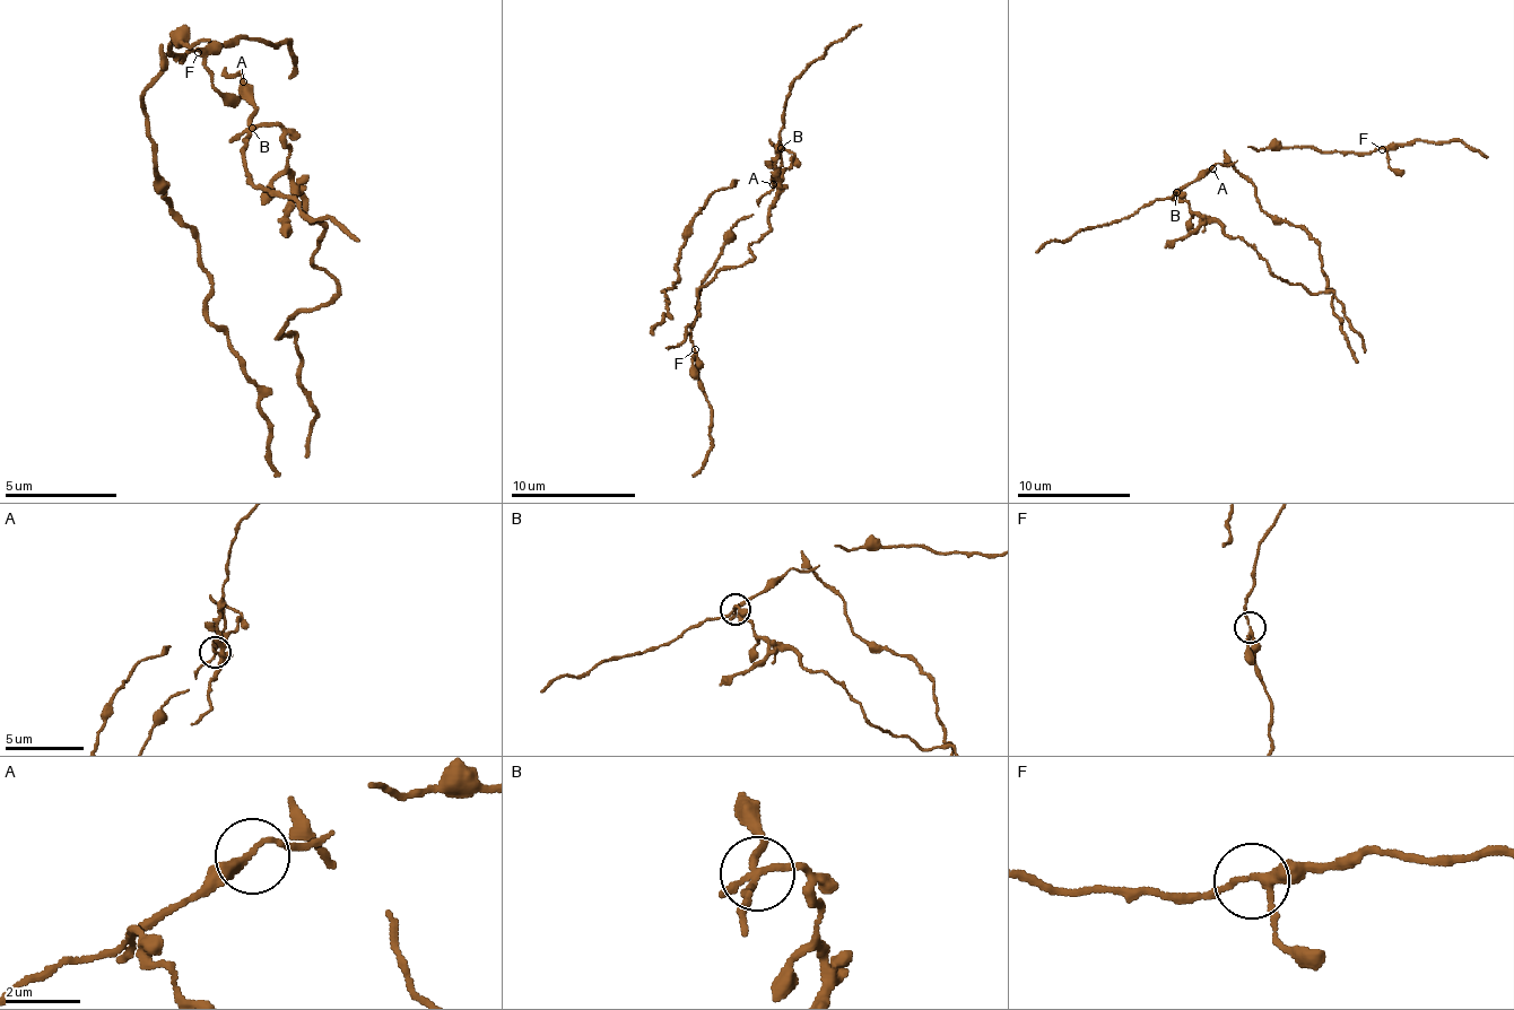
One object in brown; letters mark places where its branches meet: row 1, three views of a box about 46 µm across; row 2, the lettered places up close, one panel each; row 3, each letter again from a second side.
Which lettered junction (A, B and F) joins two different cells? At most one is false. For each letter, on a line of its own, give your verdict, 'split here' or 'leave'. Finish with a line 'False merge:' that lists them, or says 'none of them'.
A: leave
B: split here
F: leave
False merge: B

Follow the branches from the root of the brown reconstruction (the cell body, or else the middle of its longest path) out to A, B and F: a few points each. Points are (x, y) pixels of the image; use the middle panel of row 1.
A: (775, 201), (780, 173), (791, 167), (794, 158), (784, 149), (773, 184)
B: (775, 201), (780, 173), (791, 167), (794, 158), (780, 149)
F: (775, 201), (780, 173), (794, 158), (784, 149), (772, 188), (729, 229), (702, 283), (695, 349)

